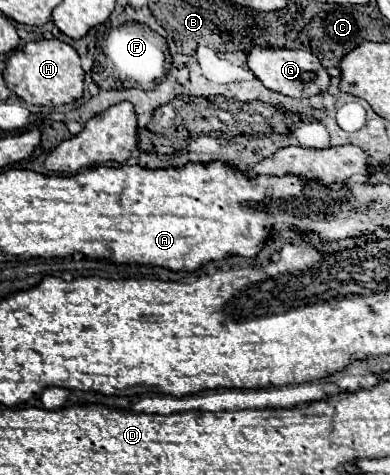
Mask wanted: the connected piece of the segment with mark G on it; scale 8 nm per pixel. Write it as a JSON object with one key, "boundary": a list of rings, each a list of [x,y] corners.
{"boundary":[[[253,48],[247,54],[247,64],[249,68],[255,72],[255,76],[269,88],[275,90],[279,94],[285,96],[295,96],[295,98],[303,98],[303,96],[315,96],[315,94],[323,94],[327,92],[331,78],[327,74],[327,70],[323,68],[321,60],[305,50],[279,50],[279,48]]]}

